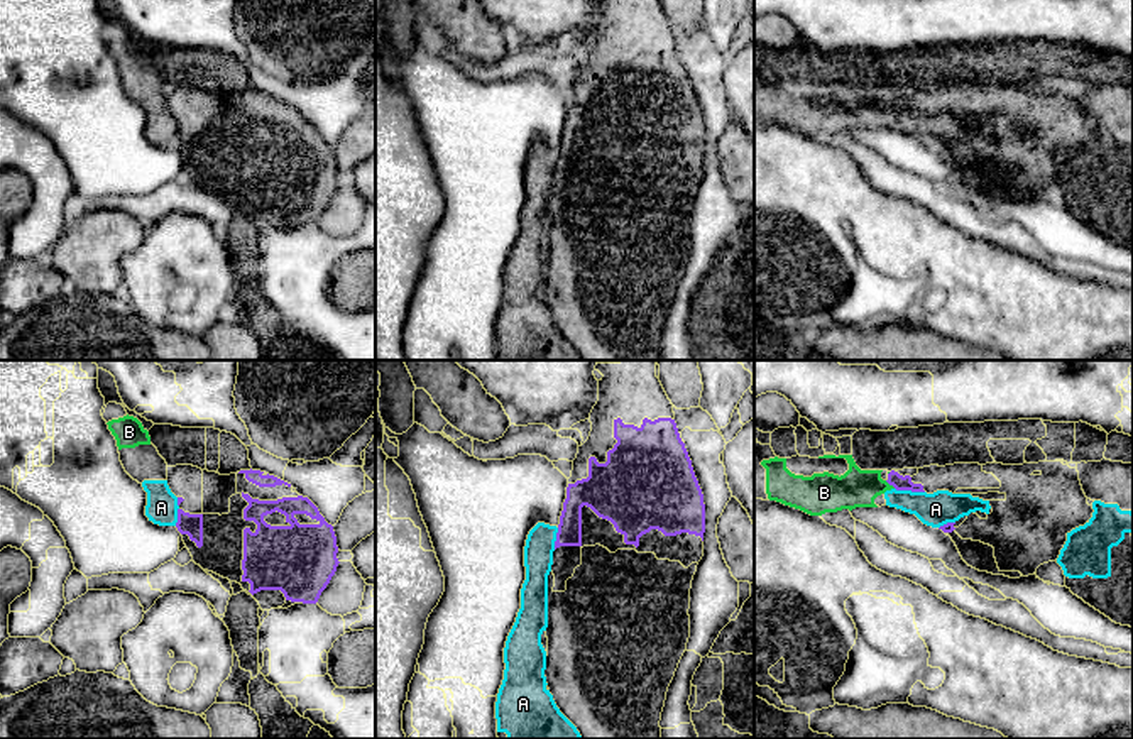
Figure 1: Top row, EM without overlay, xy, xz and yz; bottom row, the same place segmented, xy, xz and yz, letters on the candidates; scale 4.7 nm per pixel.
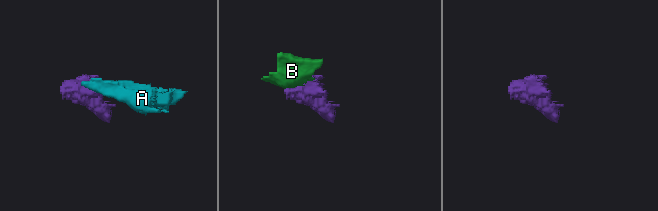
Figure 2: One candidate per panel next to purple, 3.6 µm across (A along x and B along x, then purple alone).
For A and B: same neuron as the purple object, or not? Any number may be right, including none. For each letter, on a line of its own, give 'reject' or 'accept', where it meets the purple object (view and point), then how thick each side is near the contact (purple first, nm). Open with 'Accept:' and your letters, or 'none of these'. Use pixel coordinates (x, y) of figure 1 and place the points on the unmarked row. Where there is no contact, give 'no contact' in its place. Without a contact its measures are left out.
Accept: none of these
A: reject | yz (910, 110) | 70/160 nm
B: reject | yz (890, 105) | 70/180 nm

